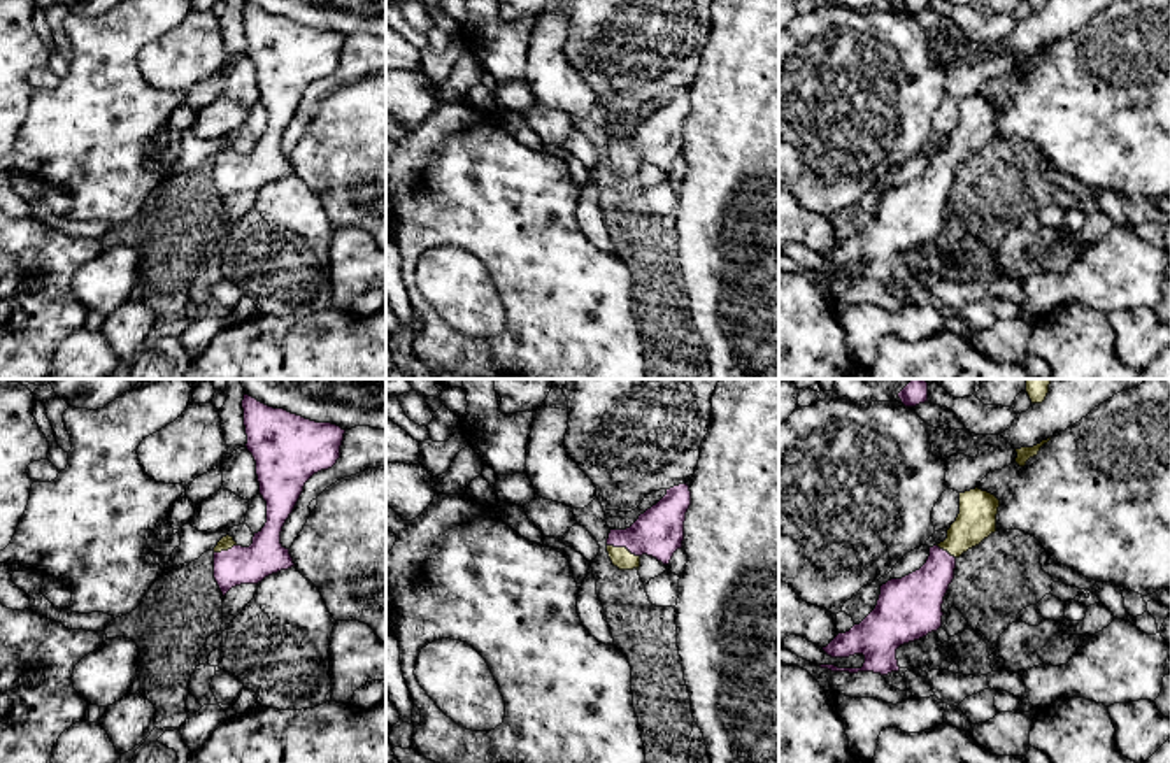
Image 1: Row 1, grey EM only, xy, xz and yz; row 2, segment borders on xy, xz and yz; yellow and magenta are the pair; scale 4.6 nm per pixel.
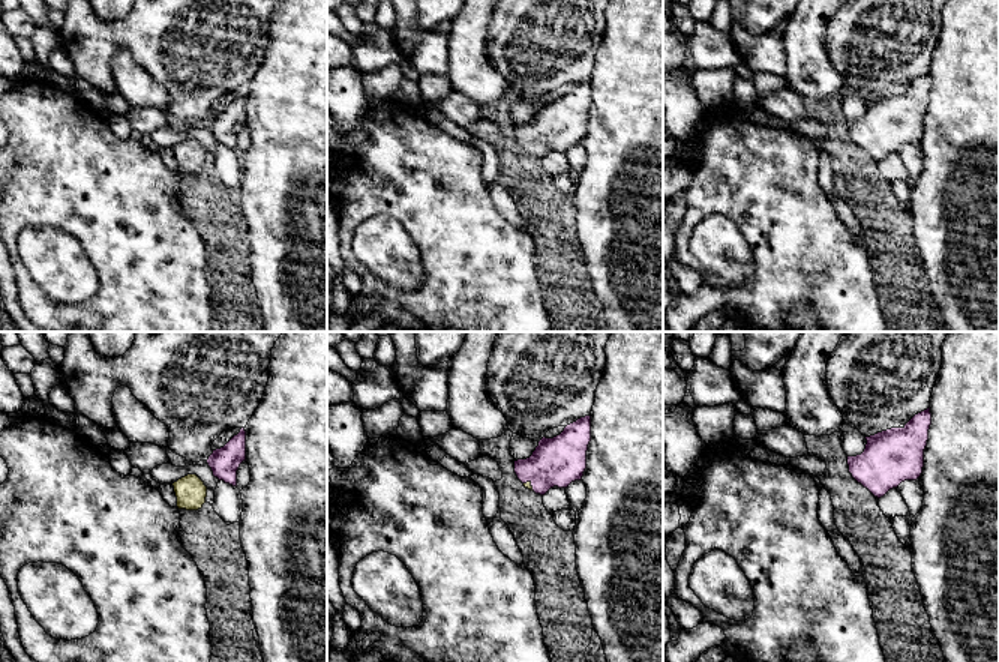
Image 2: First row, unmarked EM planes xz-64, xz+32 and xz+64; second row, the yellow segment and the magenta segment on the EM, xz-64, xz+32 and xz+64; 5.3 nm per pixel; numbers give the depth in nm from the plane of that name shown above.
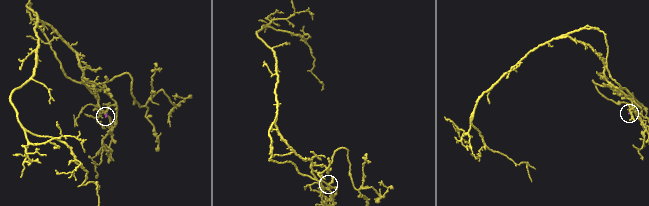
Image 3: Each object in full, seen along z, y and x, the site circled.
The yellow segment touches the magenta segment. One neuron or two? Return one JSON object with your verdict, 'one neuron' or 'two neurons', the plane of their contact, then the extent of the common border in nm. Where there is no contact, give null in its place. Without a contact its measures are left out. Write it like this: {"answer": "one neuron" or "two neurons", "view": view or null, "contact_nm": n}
{"answer": "one neuron", "view": "xz", "contact_nm": 160}

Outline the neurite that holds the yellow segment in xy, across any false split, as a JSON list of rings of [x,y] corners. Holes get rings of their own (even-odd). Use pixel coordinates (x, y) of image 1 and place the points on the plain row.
[[[244,2],[242,16],[246,54],[256,68],[267,130],[249,154],[239,153],[230,142],[214,154],[214,186],[223,203],[235,193],[258,191],[295,174],[289,156],[281,151],[282,133],[305,89],[337,70],[346,40],[337,32],[268,14],[249,2]]]

